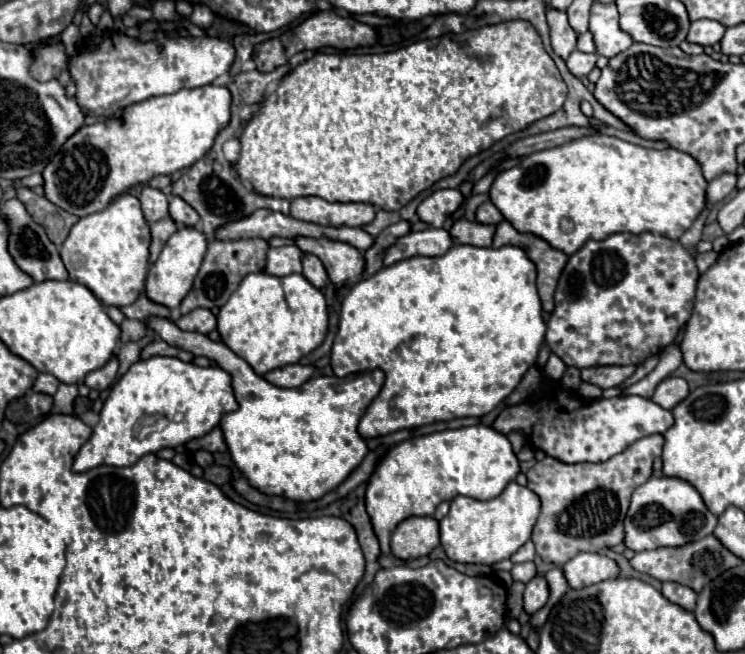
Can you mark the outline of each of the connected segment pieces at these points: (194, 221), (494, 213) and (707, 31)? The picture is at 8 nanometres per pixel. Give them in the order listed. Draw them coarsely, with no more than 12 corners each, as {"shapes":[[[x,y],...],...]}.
{"shapes":[[[179,196],[171,198],[169,214],[177,224],[195,228],[199,214]],[[491,202],[477,208],[477,222],[495,226],[503,214]],[[715,20],[691,22],[687,42],[713,46],[725,26]]]}

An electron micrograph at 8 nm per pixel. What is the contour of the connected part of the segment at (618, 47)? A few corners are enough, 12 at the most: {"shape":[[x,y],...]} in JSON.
{"shape":[[593,4],[597,54],[613,58],[633,44],[619,32],[615,6]]}

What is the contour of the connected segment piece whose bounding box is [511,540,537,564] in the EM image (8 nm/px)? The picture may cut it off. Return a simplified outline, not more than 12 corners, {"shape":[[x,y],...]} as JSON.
{"shape":[[525,542],[511,562],[531,562],[537,552],[533,542]]}

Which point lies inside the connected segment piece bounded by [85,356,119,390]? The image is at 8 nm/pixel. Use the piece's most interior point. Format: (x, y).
(98, 379)

